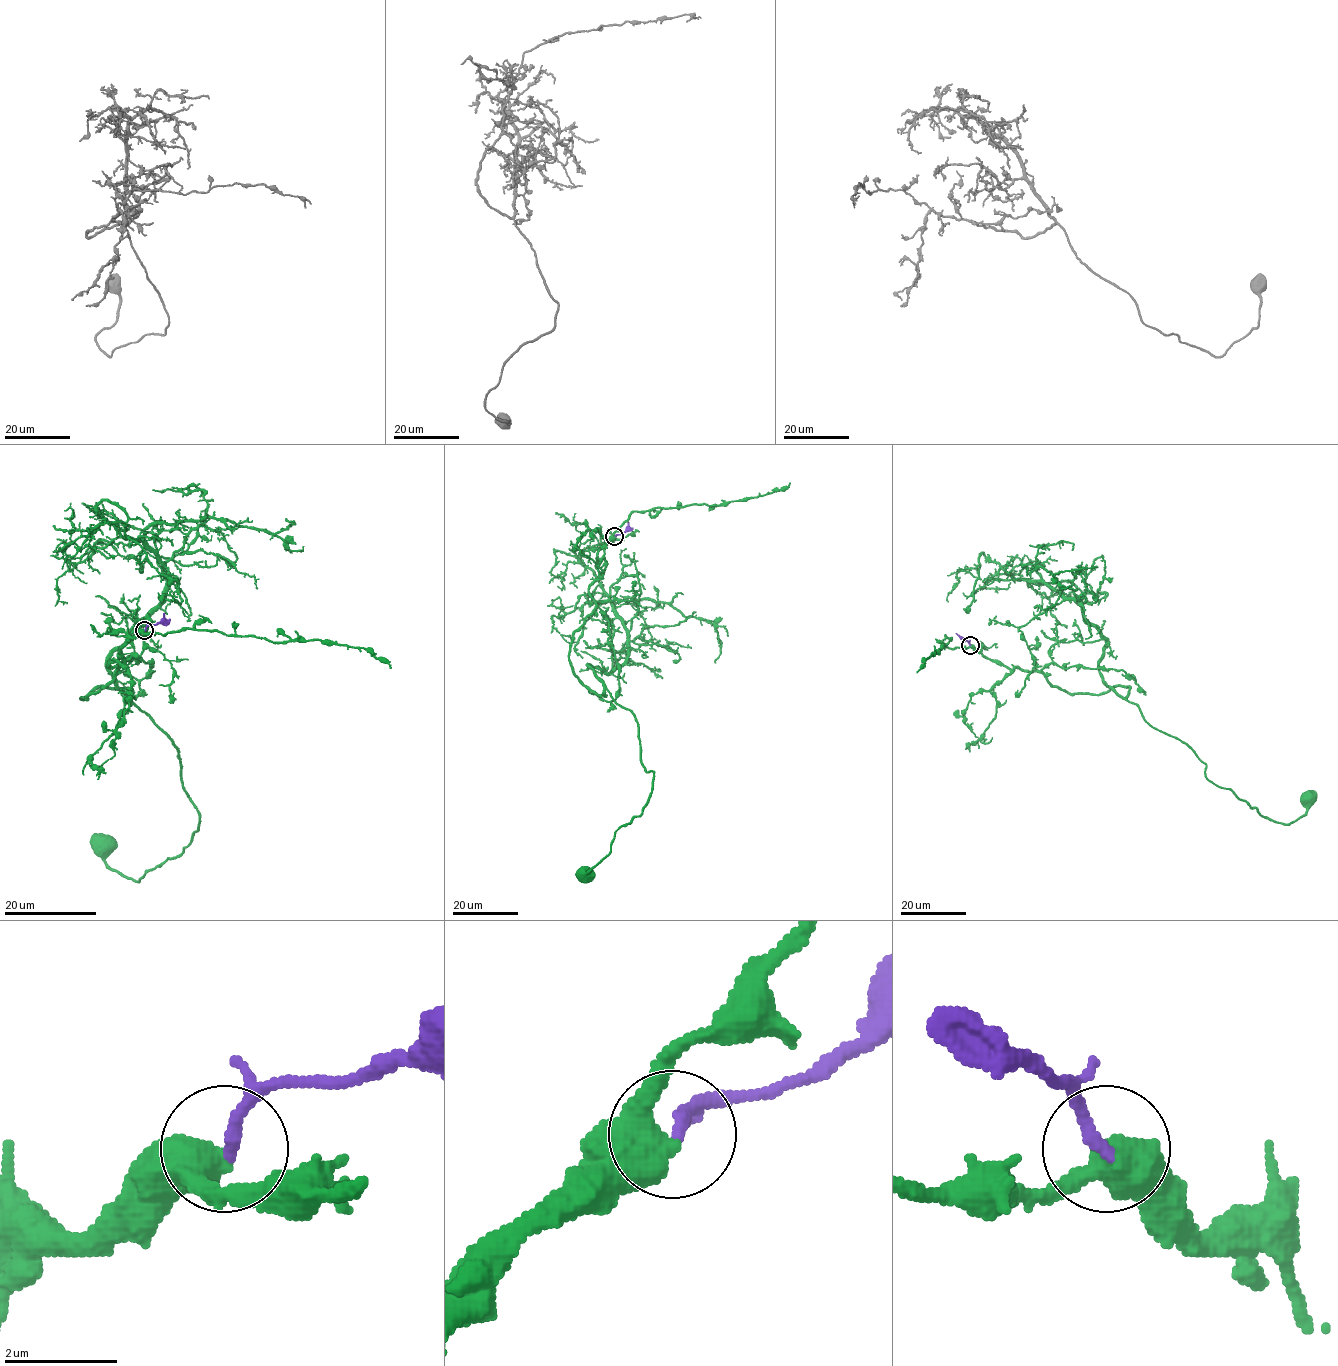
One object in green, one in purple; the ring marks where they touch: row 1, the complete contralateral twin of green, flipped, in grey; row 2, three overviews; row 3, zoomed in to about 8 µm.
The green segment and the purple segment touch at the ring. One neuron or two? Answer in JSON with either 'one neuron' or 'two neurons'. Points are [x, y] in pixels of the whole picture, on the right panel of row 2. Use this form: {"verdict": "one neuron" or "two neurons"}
{"verdict": "one neuron"}

